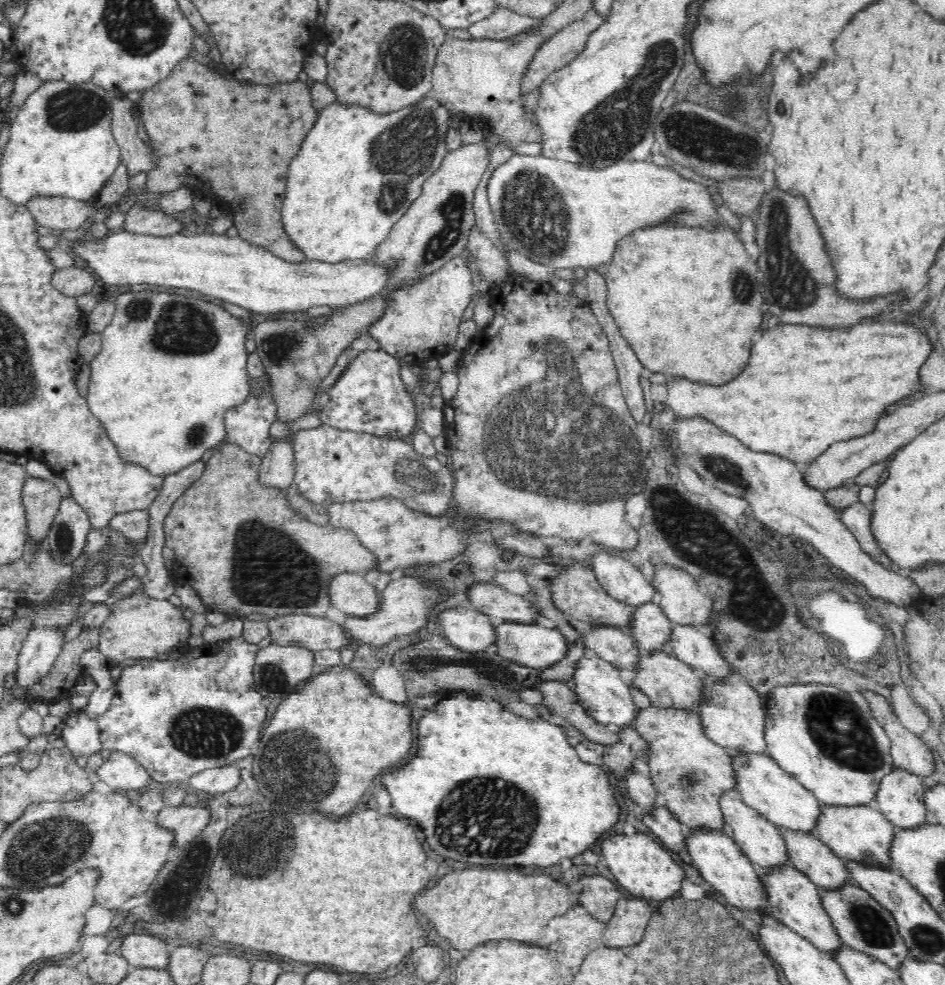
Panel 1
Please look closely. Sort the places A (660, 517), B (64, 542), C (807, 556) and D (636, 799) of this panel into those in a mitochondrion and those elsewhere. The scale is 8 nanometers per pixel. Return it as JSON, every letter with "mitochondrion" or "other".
{"A":"mitochondrion","B":"mitochondrion","C":"other","D":"other"}

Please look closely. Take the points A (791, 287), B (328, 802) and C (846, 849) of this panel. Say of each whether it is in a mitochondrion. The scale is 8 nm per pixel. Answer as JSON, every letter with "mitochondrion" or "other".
{"A":"mitochondrion","B":"mitochondrion","C":"other"}

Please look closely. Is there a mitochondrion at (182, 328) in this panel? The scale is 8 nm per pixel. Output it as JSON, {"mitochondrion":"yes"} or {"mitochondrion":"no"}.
{"mitochondrion":"yes"}

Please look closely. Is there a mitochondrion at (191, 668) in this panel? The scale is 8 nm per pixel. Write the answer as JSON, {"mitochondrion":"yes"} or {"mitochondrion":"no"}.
{"mitochondrion":"no"}

